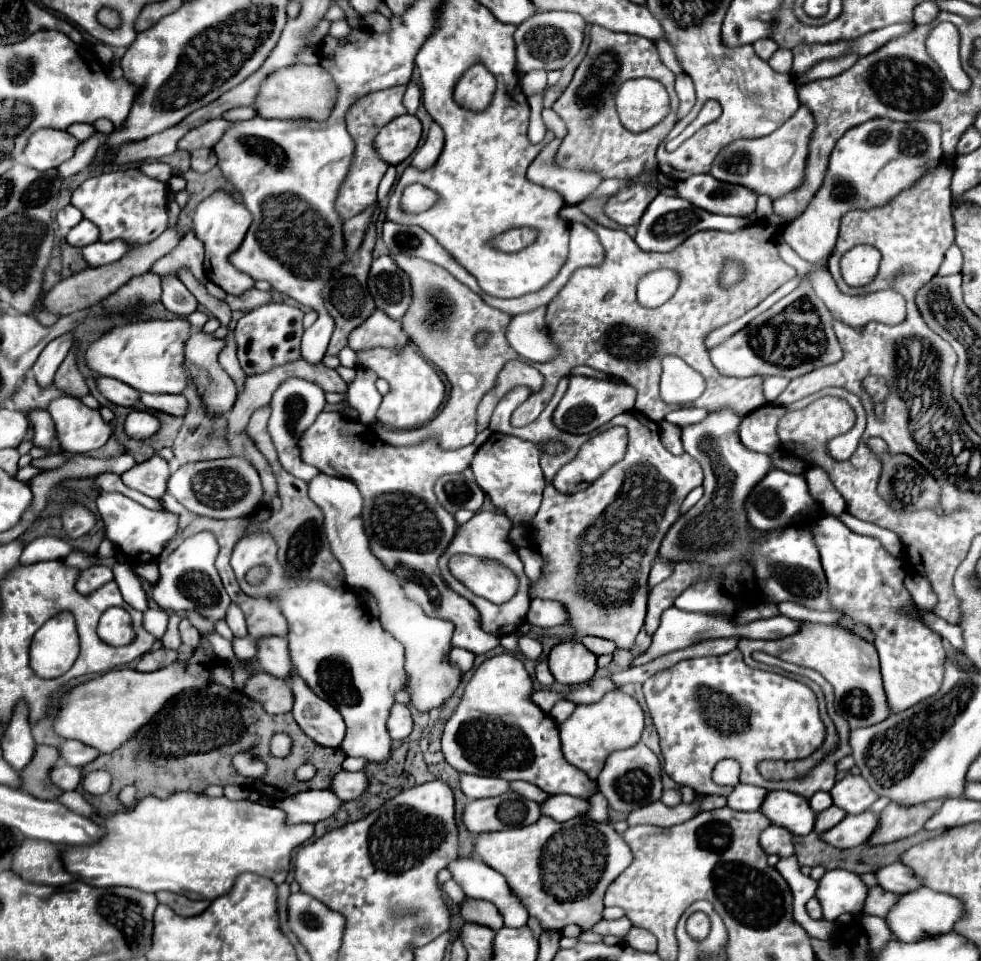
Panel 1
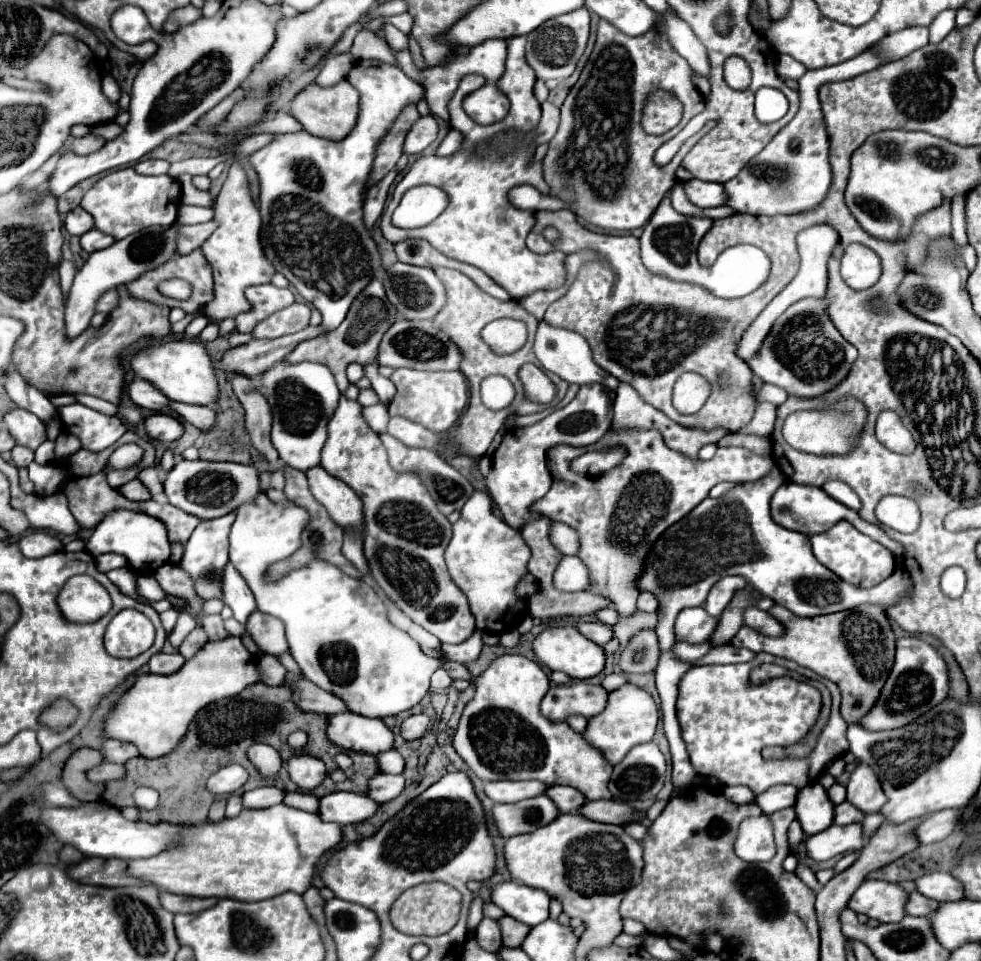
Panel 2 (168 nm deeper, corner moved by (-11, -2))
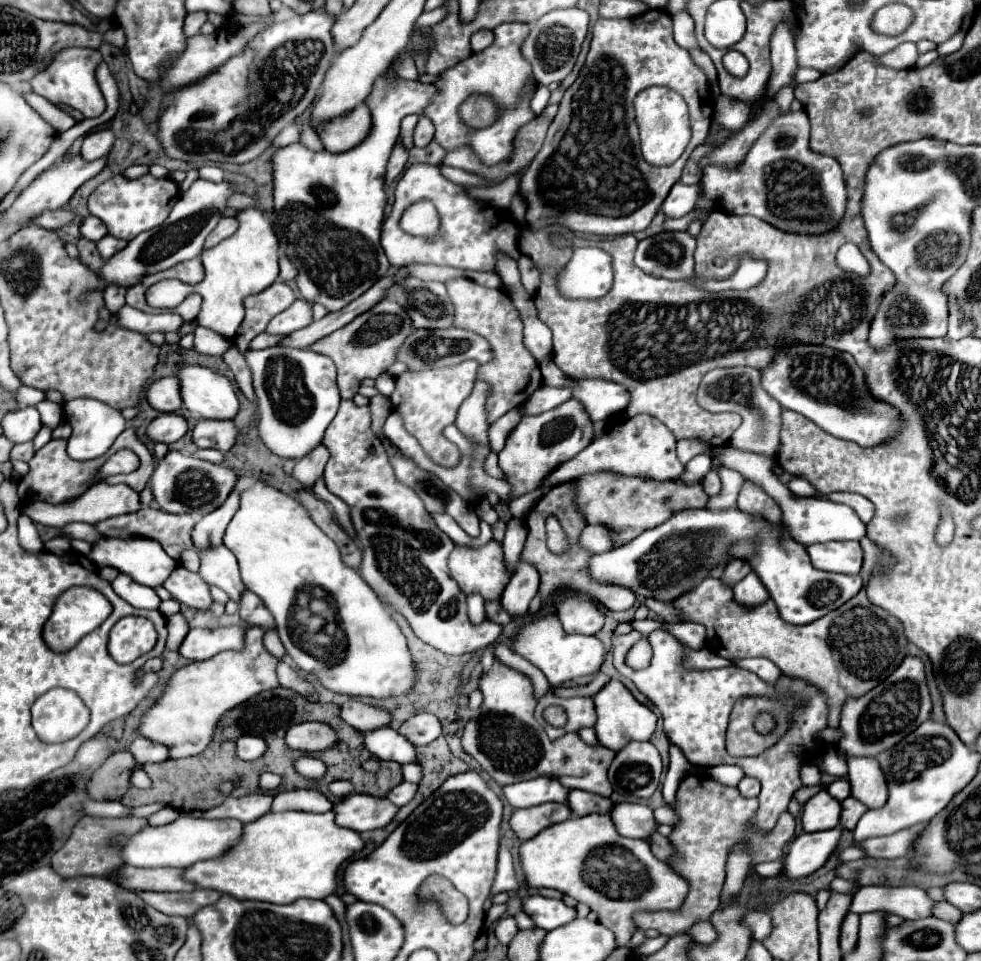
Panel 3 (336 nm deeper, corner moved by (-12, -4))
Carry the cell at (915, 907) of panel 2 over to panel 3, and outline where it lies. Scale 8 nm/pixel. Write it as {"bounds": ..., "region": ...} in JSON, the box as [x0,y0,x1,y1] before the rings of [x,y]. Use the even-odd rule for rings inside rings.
{"bounds":[933,901,963,925],"region":[[[939,901],[939,903],[935,903],[935,911],[933,911],[933,915],[939,917],[939,919],[943,919],[943,921],[949,921],[949,923],[953,923],[953,925],[959,923],[961,917],[963,917],[961,909],[957,909],[955,905],[951,905],[951,903],[947,903],[947,901]]]}

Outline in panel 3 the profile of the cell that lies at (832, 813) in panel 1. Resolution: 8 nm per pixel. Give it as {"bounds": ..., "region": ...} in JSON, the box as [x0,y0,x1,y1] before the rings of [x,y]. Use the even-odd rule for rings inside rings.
{"bounds":[841,797,867,829],"region":[[[847,797],[841,801],[841,807],[843,807],[843,813],[841,813],[841,827],[845,829],[853,829],[859,821],[859,817],[867,811],[867,807],[857,801],[855,797]]]}

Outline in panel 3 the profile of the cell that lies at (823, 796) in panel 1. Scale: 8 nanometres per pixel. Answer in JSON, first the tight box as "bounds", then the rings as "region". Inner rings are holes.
{"bounds":[827,779,851,799],"region":[[[835,779],[829,787],[827,787],[827,791],[835,797],[835,799],[847,799],[849,795],[851,795],[851,785],[849,785],[849,781],[847,779]]]}

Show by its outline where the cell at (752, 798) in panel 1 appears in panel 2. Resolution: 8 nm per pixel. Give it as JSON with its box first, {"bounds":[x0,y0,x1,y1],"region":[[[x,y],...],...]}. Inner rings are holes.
{"bounds":[754,785,798,815],"region":[[[774,785],[768,791],[754,797],[754,803],[762,809],[762,813],[772,815],[784,807],[792,807],[796,801],[798,789],[794,785]]]}

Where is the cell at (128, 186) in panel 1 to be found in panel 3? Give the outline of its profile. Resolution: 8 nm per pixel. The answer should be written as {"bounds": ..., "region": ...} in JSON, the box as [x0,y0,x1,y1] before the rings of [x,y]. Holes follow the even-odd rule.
{"bounds":[89,175,179,241],"region":[[[115,175],[91,193],[89,211],[107,225],[109,235],[131,241],[139,233],[161,227],[163,221],[169,217],[173,205],[177,203],[177,199],[179,199],[179,185],[169,177],[157,179],[151,175],[143,175],[139,179],[129,181],[123,175]]]}

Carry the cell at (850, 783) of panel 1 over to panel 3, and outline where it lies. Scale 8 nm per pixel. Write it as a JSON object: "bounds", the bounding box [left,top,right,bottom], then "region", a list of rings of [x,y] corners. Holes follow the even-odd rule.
{"bounds":[845,757,887,809],"region":[[[845,757],[849,763],[847,779],[851,783],[851,795],[865,803],[869,809],[883,807],[887,801],[887,781],[873,757]]]}

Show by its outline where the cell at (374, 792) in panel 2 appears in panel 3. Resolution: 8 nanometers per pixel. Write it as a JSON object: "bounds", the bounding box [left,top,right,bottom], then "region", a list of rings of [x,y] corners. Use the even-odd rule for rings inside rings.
{"bounds":[387,781,417,807],"region":[[[403,781],[399,787],[395,787],[395,791],[389,791],[387,799],[391,799],[391,803],[395,803],[397,807],[403,807],[415,797],[415,793],[417,793],[417,785]]]}

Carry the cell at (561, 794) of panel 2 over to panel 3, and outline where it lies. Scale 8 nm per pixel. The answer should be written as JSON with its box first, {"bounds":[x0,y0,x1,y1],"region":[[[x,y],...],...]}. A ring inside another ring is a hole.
{"bounds":[567,791,613,817],"region":[[[571,791],[567,805],[573,811],[573,817],[583,817],[589,813],[609,813],[613,809],[611,797],[601,797],[589,791]]]}

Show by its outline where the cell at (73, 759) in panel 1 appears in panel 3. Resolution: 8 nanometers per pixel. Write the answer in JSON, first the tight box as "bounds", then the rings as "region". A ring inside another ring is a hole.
{"bounds":[129,737,169,763],"region":[[[137,737],[129,751],[135,755],[137,763],[149,763],[149,761],[167,761],[169,759],[169,751],[165,745],[161,743],[155,743],[151,739],[145,739],[145,737]]]}

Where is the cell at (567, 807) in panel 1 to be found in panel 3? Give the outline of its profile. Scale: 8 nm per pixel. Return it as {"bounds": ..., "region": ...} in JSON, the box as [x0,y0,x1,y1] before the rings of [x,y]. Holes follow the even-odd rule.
{"bounds":[611,803,659,839],"region":[[[617,803],[611,811],[611,819],[623,837],[633,839],[647,839],[659,827],[653,811],[647,805],[637,803]]]}

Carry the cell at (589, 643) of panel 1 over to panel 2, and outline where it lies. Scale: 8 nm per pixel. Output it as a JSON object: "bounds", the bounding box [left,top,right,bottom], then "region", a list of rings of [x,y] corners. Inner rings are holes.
{"bounds":[578,623,614,647],"region":[[[580,623],[580,625],[578,625],[578,631],[580,631],[586,639],[594,641],[594,643],[600,645],[600,647],[604,647],[604,645],[614,637],[614,631],[610,629],[610,625],[602,625],[602,623]]]}

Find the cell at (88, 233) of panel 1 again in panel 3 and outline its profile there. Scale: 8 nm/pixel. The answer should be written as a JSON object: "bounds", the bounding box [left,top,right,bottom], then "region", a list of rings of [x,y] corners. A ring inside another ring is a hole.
{"bounds":[97,235,127,259],"region":[[[111,235],[103,237],[103,239],[97,243],[97,249],[99,249],[99,253],[101,253],[103,259],[111,259],[117,251],[121,251],[121,249],[125,249],[125,247],[127,247],[127,241],[117,239],[117,237],[111,237]]]}

